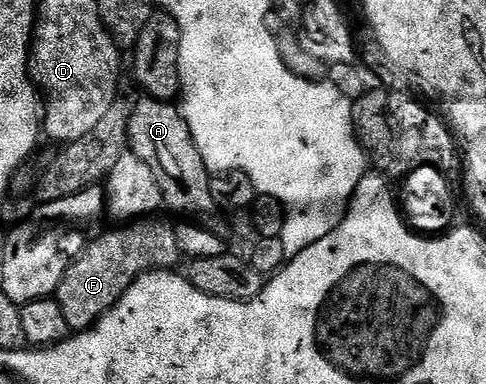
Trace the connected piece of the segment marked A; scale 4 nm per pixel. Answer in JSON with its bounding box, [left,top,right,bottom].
[128,97,226,233]

